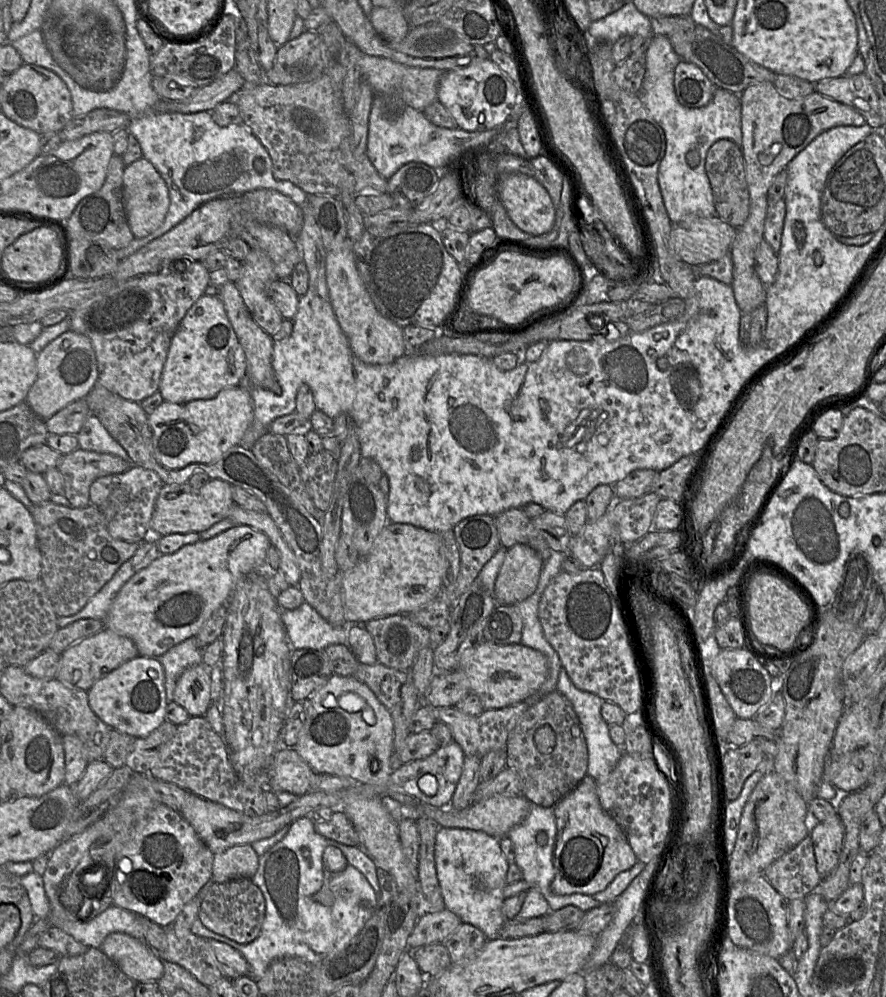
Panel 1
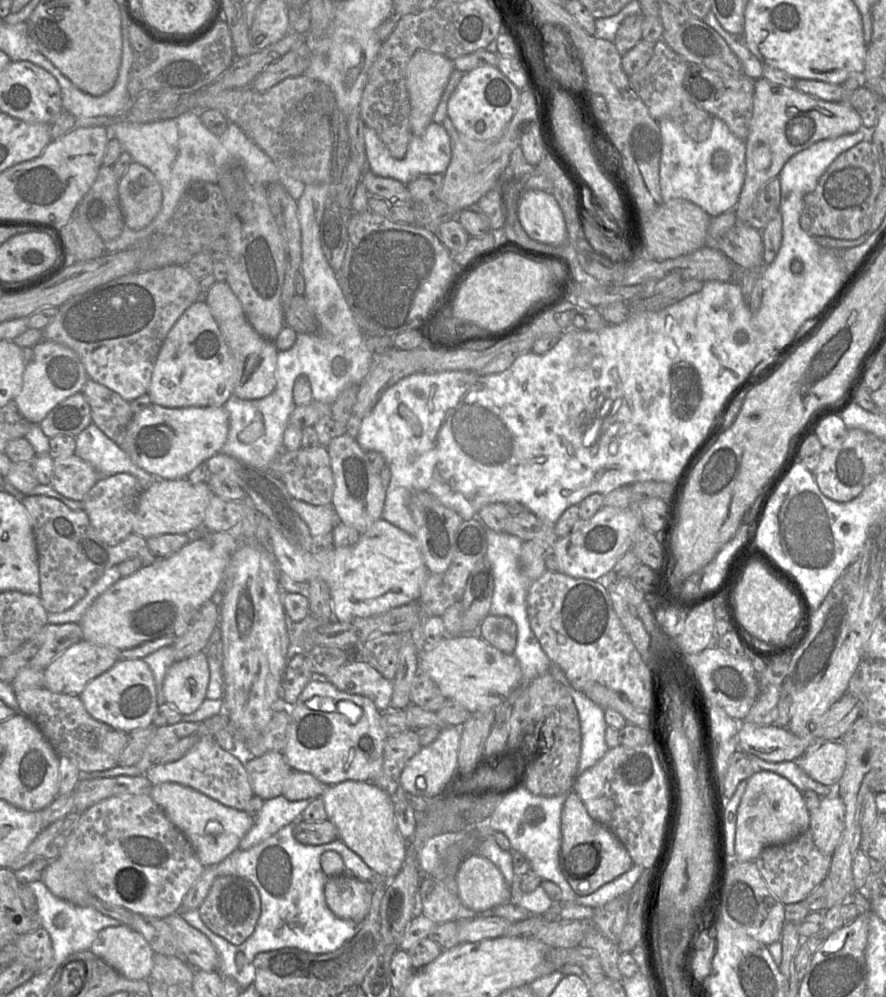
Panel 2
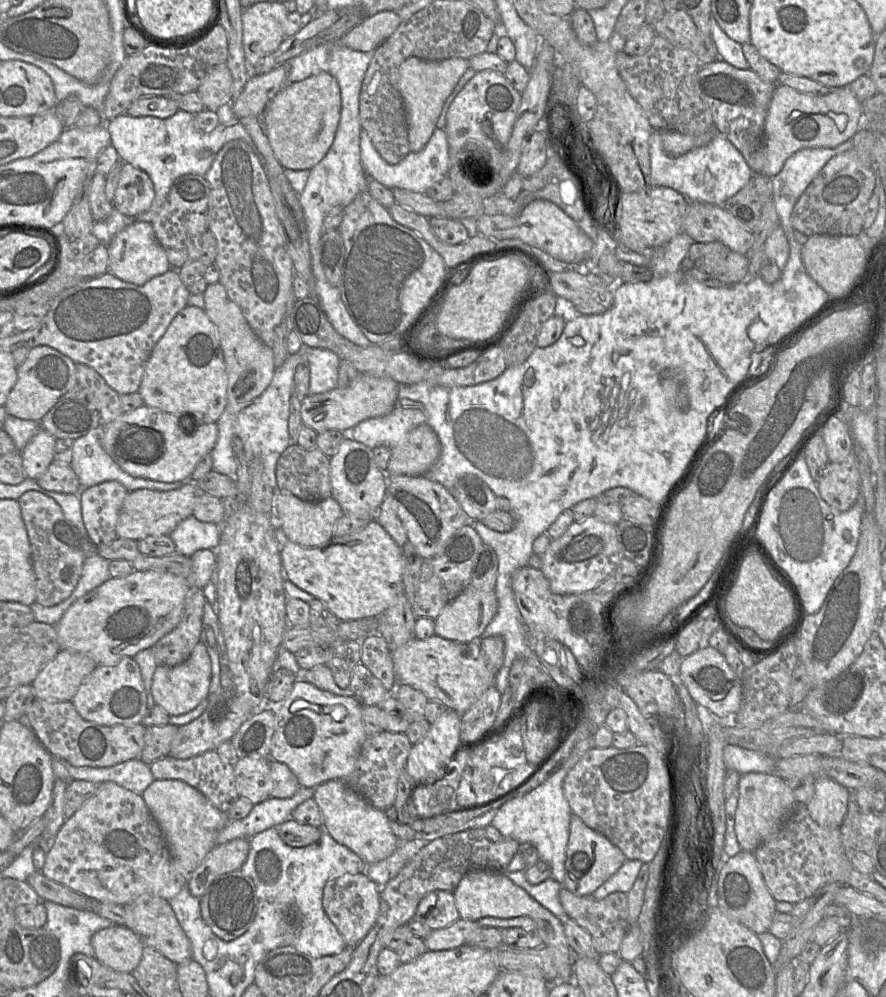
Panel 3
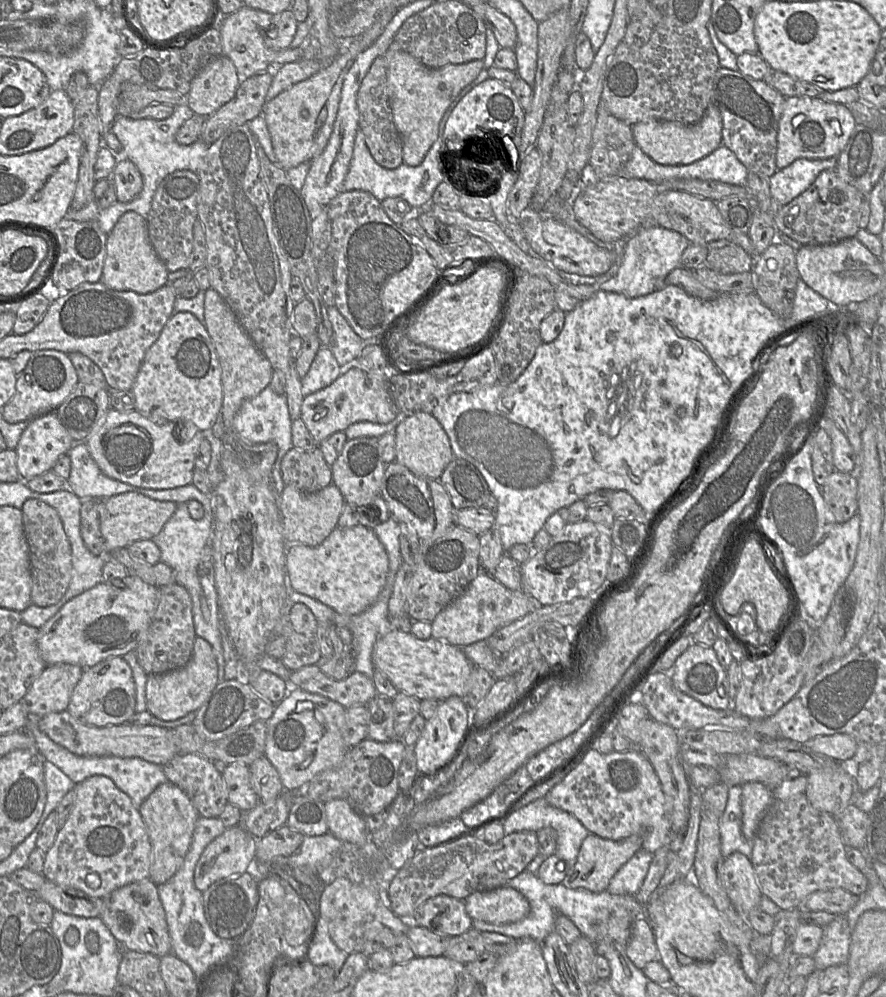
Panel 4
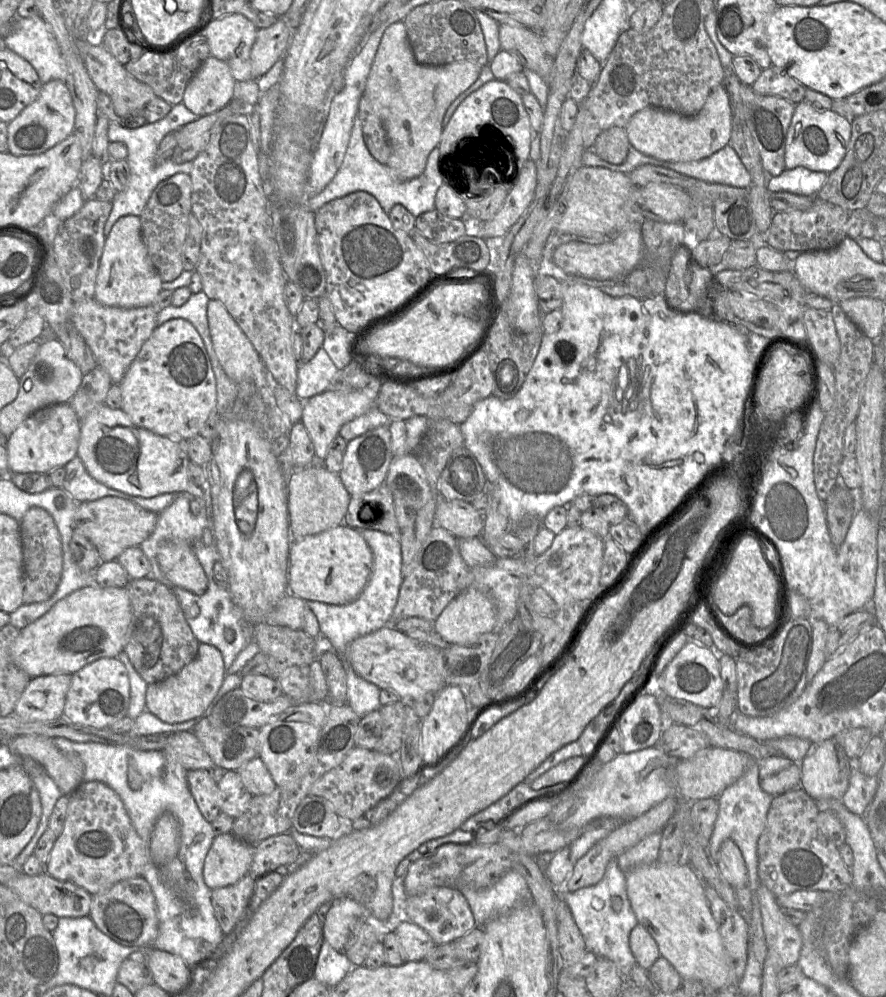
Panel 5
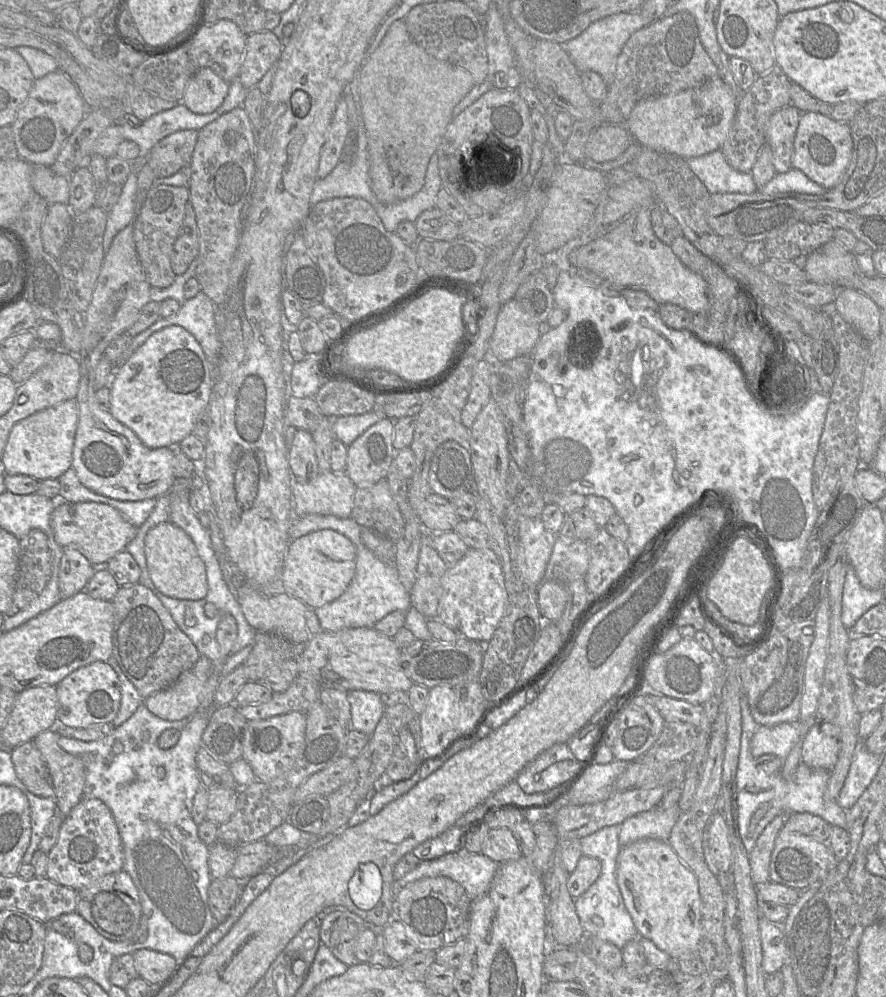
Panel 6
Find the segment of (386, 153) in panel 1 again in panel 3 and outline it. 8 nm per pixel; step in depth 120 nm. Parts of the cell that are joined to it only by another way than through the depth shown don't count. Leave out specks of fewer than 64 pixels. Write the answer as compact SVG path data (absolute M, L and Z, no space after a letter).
M436 128L427 144L418 152L410 152L401 162L392 165L387 163L375 149L368 133L362 129L360 132L360 158L366 176L378 181L383 186L394 189L402 188L413 192L425 194L428 188L436 181L447 176L449 169L449 148L445 129Z

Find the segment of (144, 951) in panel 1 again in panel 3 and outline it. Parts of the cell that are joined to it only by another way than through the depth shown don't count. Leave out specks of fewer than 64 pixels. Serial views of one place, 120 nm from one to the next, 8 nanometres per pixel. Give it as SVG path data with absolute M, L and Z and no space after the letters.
M121 925L96 932L91 945L100 963L123 973L132 973L137 968L145 947L138 935Z

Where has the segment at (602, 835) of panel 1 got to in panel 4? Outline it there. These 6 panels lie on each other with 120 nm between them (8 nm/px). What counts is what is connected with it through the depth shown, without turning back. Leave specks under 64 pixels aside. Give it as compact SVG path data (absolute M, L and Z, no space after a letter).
M590 833L582 842L575 864L562 884L570 889L586 889L594 893L605 891L614 874L642 848L640 835L621 840L609 840Z

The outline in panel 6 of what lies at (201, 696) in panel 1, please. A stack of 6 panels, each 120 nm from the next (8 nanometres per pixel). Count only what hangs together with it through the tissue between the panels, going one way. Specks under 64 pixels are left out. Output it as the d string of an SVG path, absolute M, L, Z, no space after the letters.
M200 655L194 666L183 672L175 683L150 695L143 703L152 714L166 721L190 718L198 710L200 694L212 667L212 661Z

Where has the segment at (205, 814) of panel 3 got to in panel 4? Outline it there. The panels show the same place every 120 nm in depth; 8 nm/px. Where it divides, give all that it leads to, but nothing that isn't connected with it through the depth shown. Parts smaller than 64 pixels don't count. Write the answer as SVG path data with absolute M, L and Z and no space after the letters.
M160 784L142 802L139 812L145 823L150 852L150 879L160 885L170 880L181 868L189 851L199 813L189 797L175 784Z

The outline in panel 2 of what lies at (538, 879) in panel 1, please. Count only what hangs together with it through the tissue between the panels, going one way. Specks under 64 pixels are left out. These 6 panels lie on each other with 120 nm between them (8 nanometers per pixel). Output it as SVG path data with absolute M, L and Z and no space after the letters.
M527 789L517 791L503 797L487 822L487 828L503 833L509 840L512 850L523 854L531 864L531 870L542 880L556 884L562 893L559 903L565 903L560 911L561 920L590 919L594 908L576 903L577 895L572 890L559 867L561 845L561 812L568 793L554 797L533 795Z

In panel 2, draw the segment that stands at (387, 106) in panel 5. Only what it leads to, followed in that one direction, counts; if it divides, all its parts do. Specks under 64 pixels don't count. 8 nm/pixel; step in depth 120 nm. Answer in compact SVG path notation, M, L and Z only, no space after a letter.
M418 50L411 57L406 68L406 85L410 98L410 129L412 135L422 135L432 122L449 77L454 70L453 60L439 53Z

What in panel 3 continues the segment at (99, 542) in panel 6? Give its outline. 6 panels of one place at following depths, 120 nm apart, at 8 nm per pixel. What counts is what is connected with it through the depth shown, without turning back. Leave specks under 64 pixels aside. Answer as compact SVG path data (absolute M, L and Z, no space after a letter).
M190 478L187 483L174 490L138 489L128 492L116 526L117 537L139 541L147 536L169 535L180 522L192 515L198 492L194 480Z

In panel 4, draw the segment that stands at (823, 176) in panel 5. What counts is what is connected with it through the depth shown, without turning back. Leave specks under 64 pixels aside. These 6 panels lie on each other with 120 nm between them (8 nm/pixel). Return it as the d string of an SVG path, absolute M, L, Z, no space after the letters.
M838 156L820 160L798 158L787 167L777 170L769 178L773 216L778 208L806 191L823 170L835 169L837 161Z

